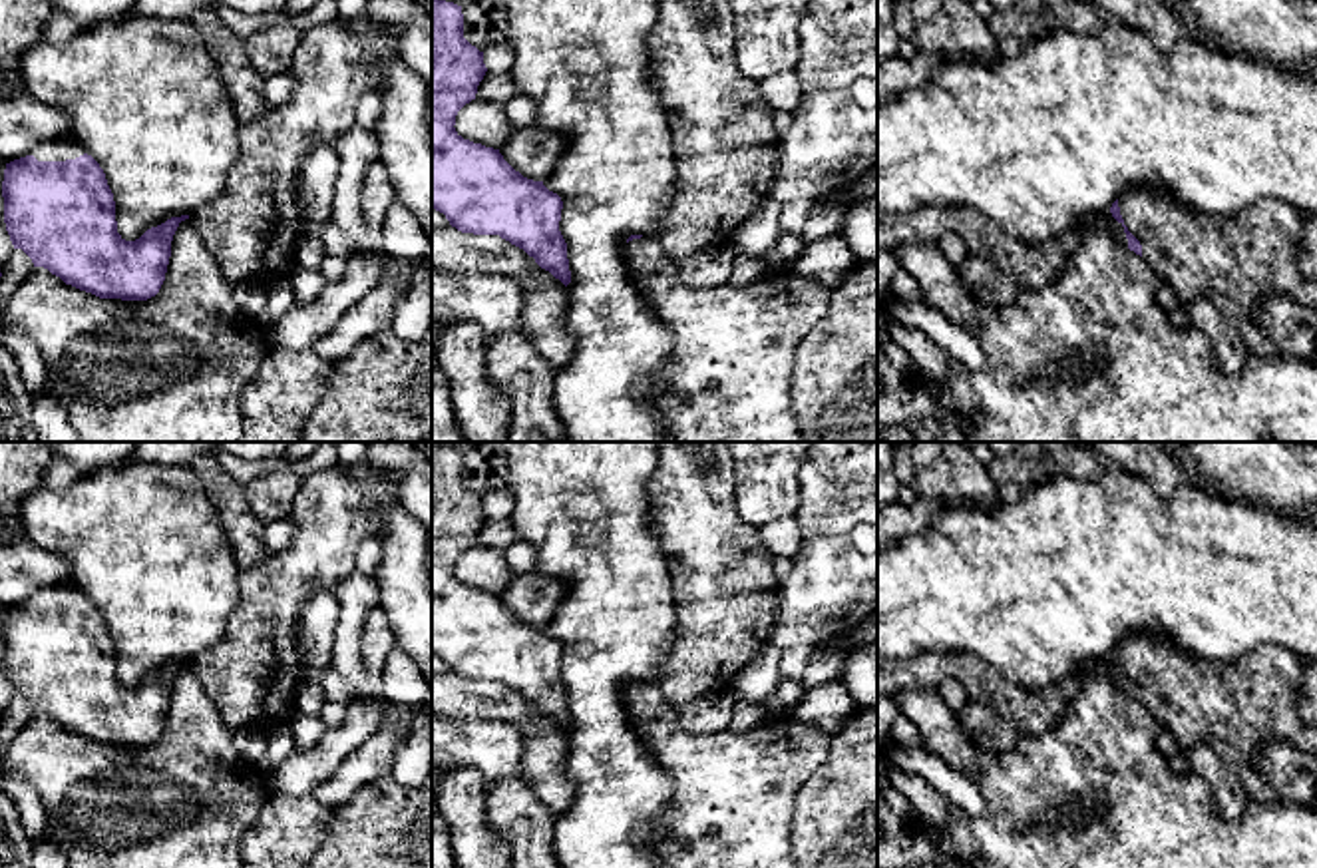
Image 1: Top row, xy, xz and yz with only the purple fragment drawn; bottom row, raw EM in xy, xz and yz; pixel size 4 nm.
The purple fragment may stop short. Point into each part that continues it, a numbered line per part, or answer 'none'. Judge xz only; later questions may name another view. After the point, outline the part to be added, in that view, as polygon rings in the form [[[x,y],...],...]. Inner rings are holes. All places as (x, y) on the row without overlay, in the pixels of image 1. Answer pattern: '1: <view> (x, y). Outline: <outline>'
1: xz (733, 805). Outline: [[[657,683],[627,689],[627,713],[641,743],[672,778],[672,802],[658,832],[641,826],[637,840],[657,844],[666,858],[664,868],[798,868],[792,846],[794,802],[806,780],[828,760],[830,735],[796,721],[792,715],[770,717],[746,733],[724,731],[690,735],[682,729],[678,707],[670,705]]]

